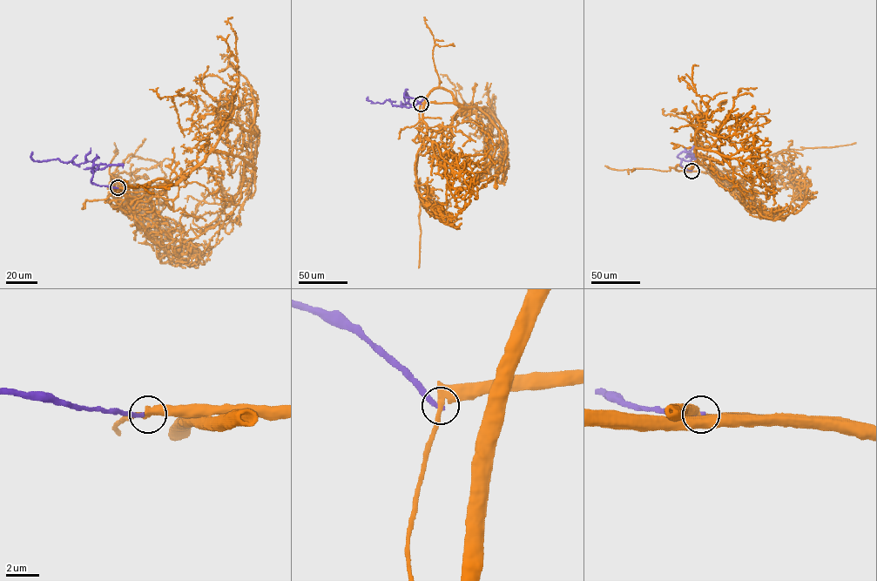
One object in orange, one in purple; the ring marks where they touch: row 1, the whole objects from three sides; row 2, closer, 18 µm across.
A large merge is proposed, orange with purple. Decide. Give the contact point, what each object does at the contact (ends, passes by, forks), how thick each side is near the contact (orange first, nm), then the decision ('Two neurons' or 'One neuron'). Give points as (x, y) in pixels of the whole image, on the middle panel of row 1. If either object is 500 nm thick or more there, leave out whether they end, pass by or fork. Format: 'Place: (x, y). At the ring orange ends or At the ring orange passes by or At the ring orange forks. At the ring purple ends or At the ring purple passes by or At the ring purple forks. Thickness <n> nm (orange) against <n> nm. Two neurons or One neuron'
Place: (421, 104). At the ring orange passes by. At the ring purple ends. Thickness 380 nm (orange) against 280 nm. Two neurons

